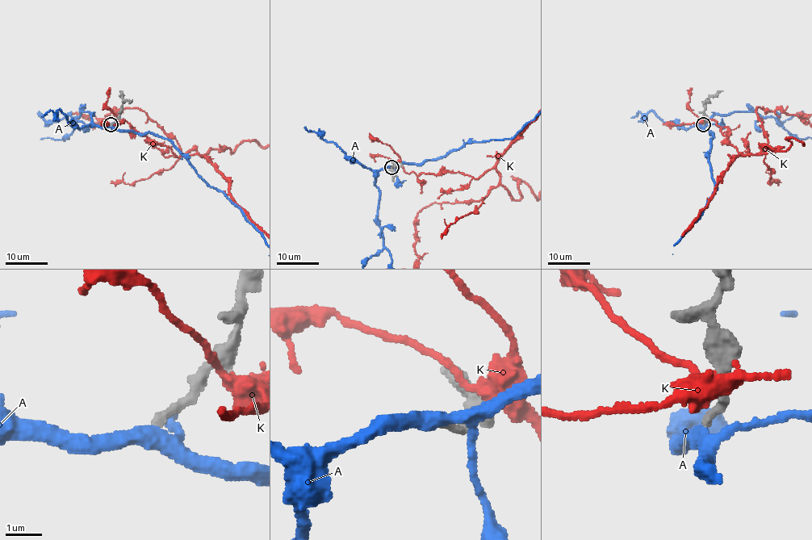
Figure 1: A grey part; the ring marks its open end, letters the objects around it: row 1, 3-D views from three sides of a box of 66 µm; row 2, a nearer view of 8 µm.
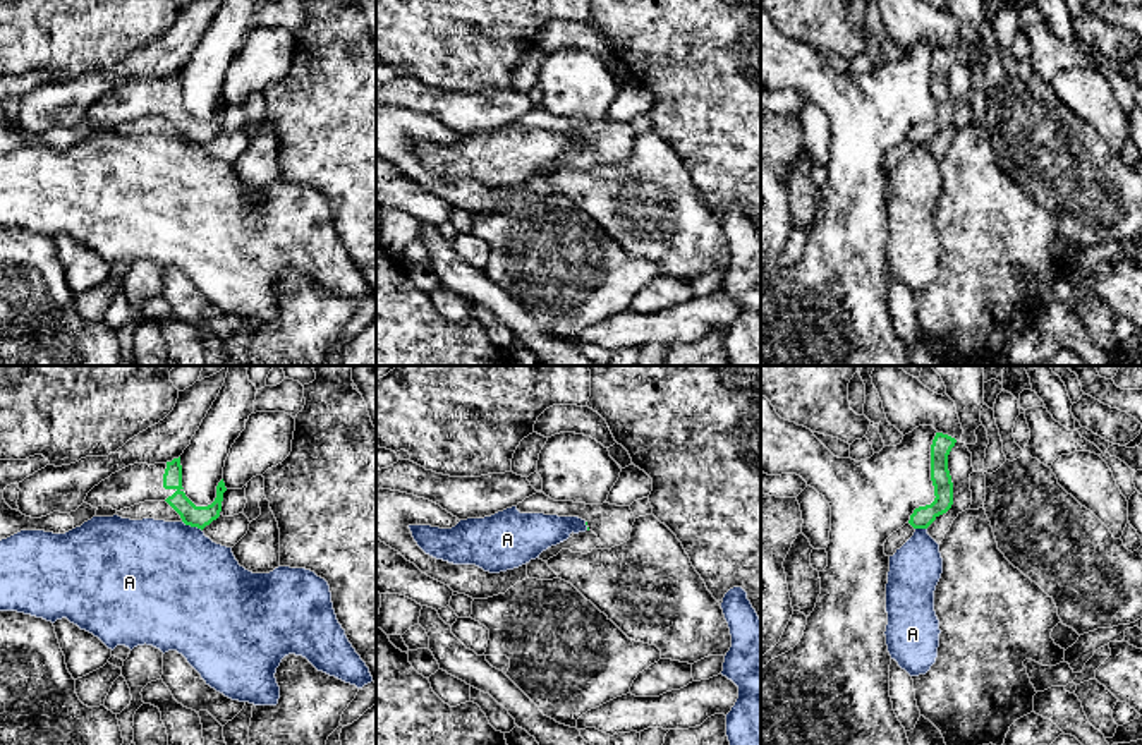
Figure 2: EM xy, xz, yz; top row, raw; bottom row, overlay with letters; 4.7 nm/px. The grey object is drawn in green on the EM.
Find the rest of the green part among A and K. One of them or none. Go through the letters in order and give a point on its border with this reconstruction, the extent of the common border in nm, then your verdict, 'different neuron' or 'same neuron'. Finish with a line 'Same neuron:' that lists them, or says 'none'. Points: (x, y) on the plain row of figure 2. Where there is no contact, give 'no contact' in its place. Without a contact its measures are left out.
A: meets green in xy at (193, 141); contact 110 nm long; different neuron
K: no contact; different neuron
Same neuron: none

